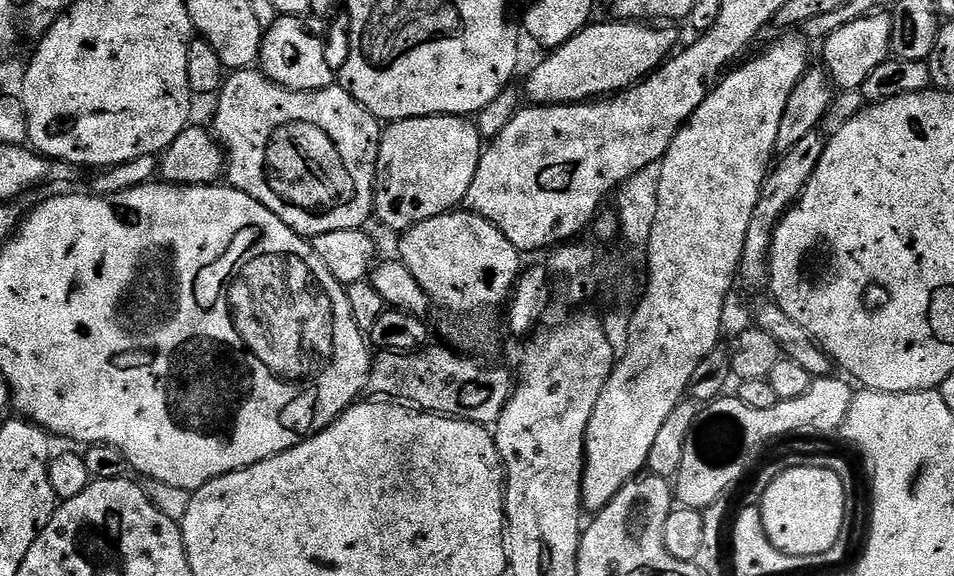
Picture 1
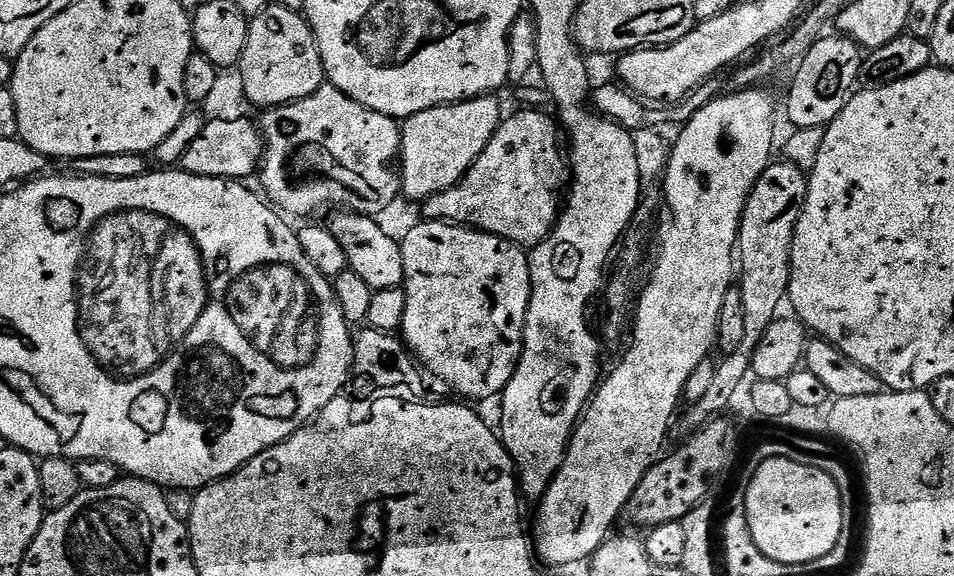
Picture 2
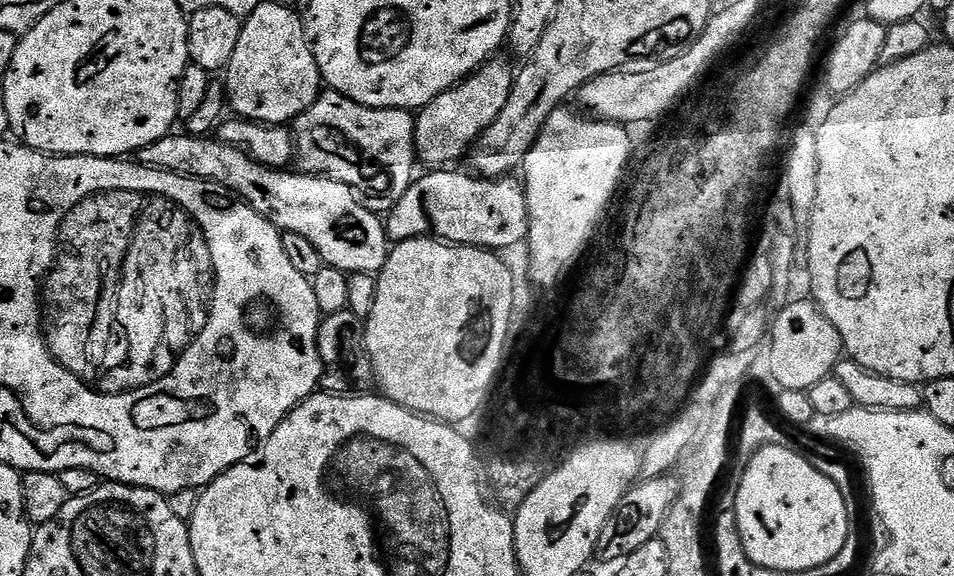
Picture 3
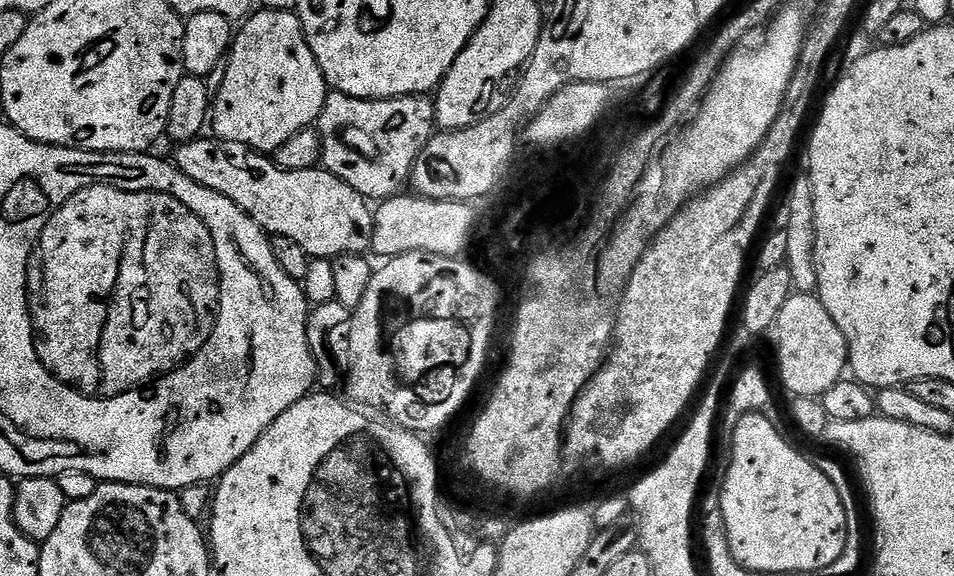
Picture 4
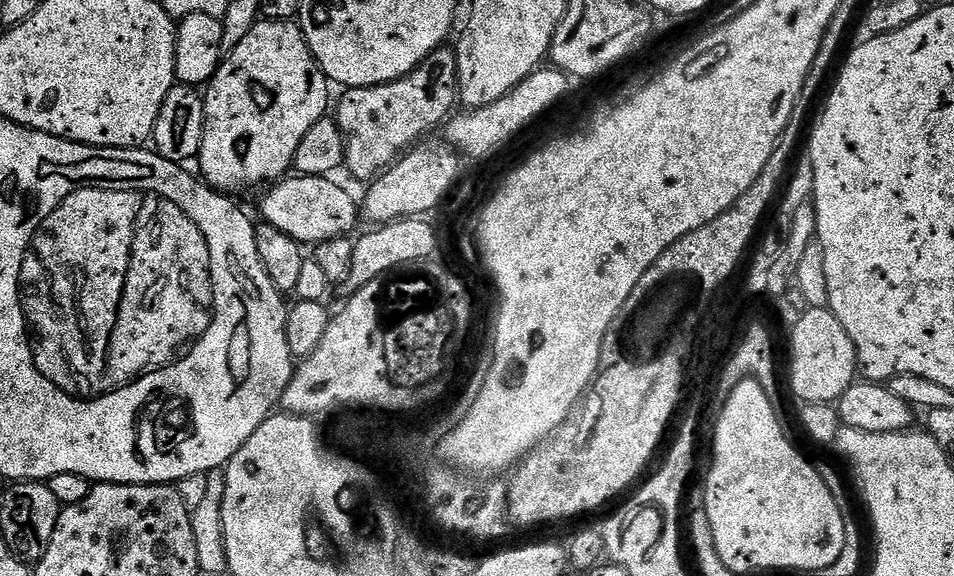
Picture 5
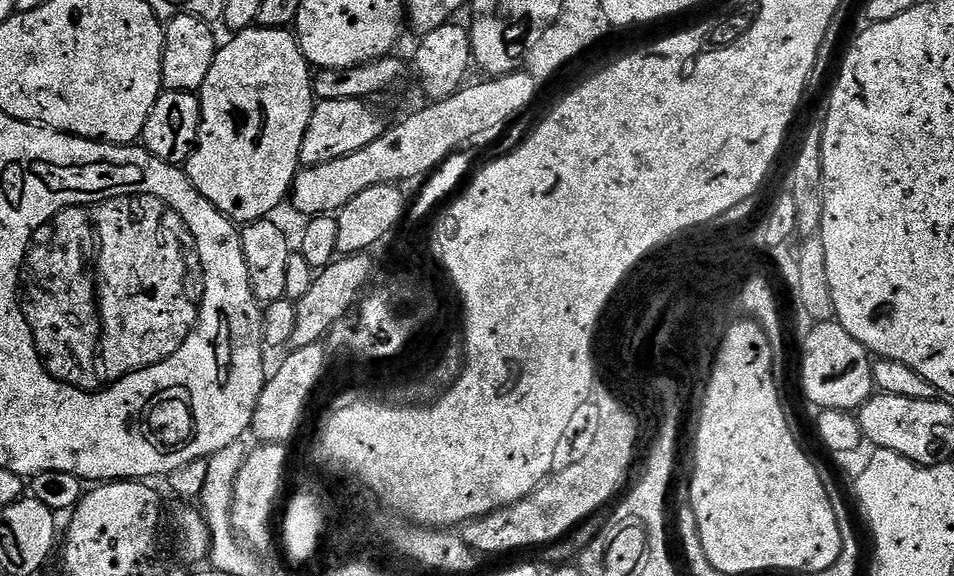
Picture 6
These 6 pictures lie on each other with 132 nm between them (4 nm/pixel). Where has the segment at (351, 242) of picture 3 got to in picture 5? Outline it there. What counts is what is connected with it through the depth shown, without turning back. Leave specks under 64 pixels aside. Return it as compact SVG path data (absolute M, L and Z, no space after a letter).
M292 174L273 183L263 193L264 201L260 204L263 223L282 230L282 234L290 234L290 238L302 246L315 246L330 238L349 235L356 224L356 216L358 220L358 204L352 201L351 194L342 185L334 181L326 176Z

